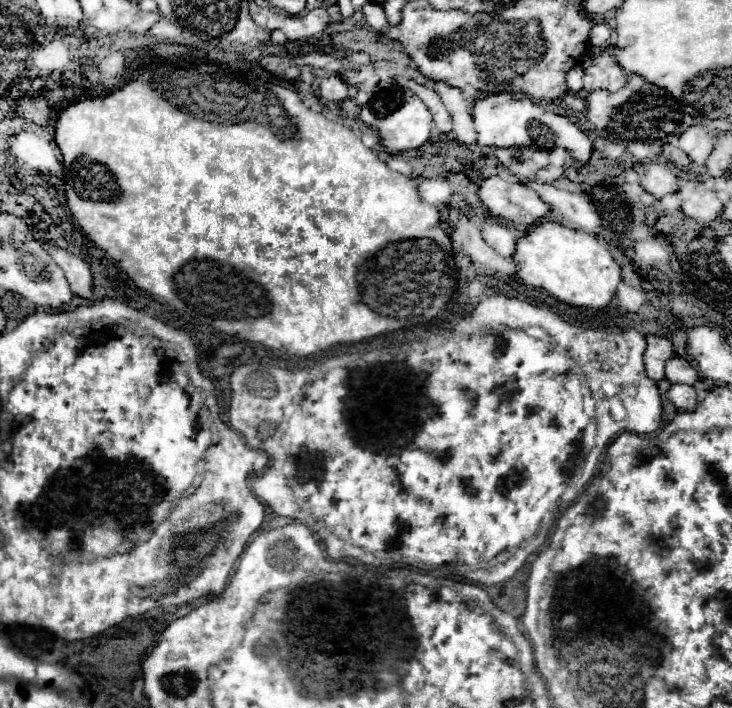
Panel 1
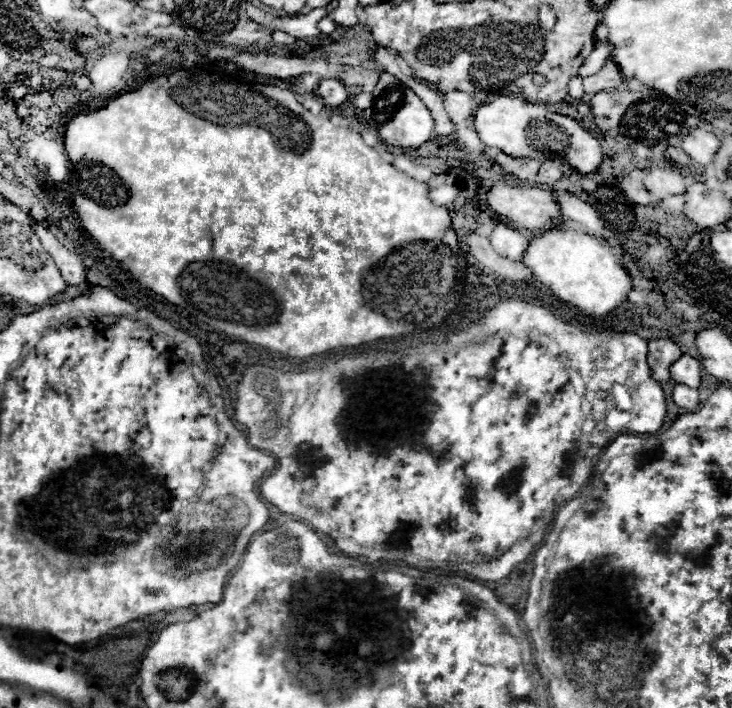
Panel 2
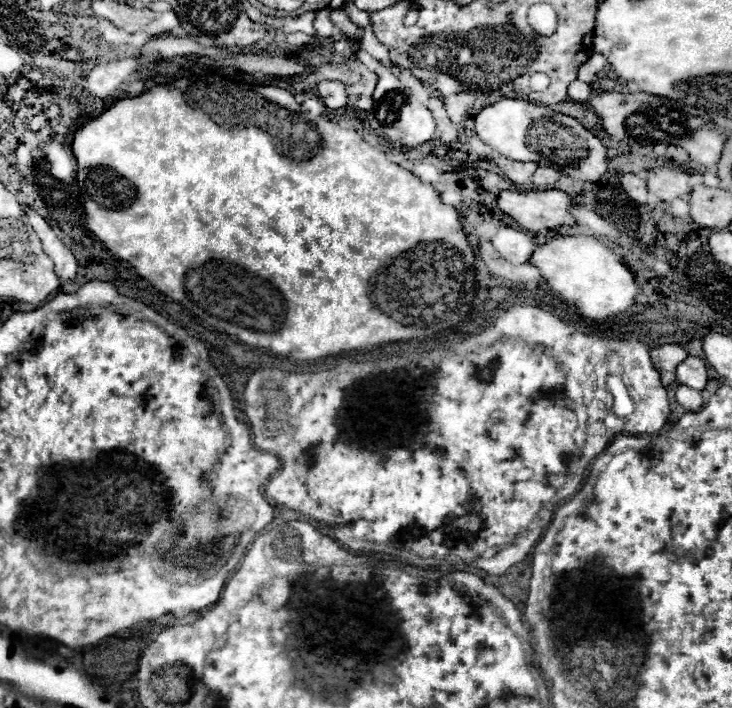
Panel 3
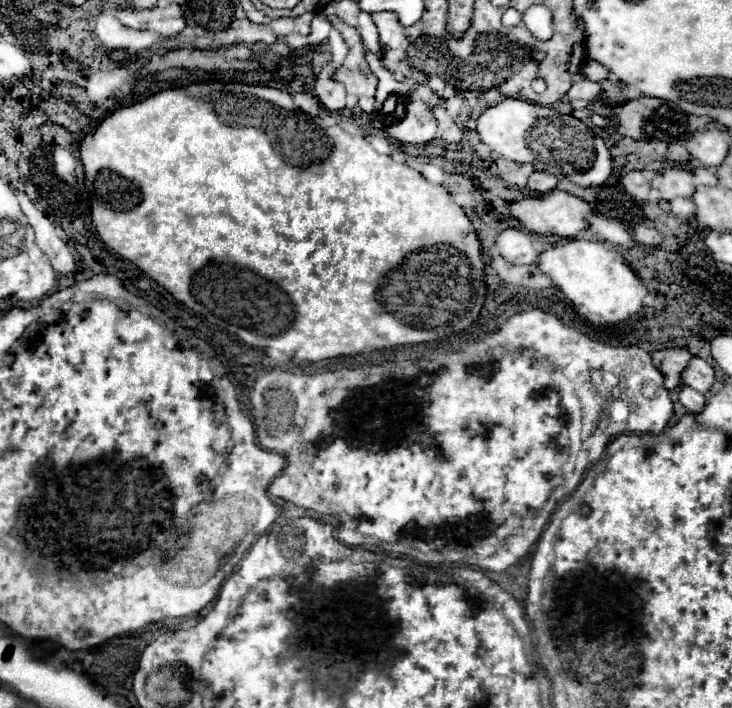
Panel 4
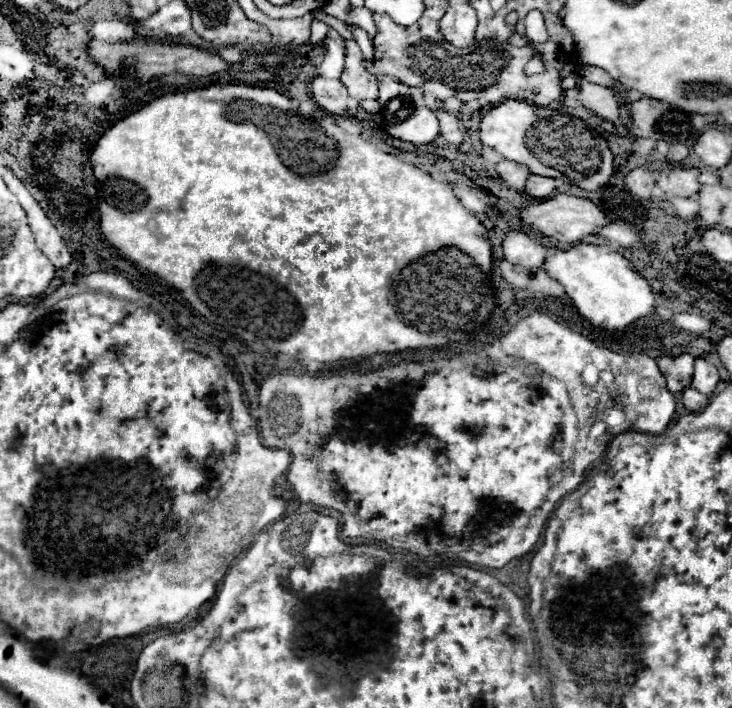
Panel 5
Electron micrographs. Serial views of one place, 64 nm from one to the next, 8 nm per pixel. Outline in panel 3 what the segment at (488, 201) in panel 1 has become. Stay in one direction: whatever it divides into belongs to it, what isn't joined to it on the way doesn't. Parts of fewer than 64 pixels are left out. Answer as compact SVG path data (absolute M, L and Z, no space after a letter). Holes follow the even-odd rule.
M504 190L498 196L498 208L530 232L574 226L576 218L570 212L572 206L572 198L562 190L538 190L524 194Z

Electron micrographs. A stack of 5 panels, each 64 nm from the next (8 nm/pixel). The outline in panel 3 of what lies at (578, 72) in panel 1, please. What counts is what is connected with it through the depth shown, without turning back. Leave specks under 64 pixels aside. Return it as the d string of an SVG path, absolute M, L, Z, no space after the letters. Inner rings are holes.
M574 80L568 88L568 98L572 98L572 100L588 100L590 96L592 96L592 84L590 82Z

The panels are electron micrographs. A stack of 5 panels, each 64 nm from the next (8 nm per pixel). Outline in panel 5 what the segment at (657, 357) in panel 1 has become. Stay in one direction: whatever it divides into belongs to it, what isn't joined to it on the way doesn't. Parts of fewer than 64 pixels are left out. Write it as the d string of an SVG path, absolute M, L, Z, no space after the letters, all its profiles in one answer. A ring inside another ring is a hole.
M682 354L678 358L670 358L670 356L656 358L656 364L658 364L660 372L664 374L666 386L670 392L682 392L682 390L686 390L686 386L692 384L694 362L696 362L696 358L690 354Z

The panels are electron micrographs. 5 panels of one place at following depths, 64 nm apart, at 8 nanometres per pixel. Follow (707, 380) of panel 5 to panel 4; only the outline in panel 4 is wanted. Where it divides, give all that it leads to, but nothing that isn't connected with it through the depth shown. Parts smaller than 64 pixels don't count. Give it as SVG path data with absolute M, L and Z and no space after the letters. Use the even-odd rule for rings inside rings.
M694 356L690 360L686 372L682 374L682 380L684 380L686 386L694 386L694 390L702 390L702 394L704 394L704 392L708 392L712 388L714 374L716 374L714 368L706 360Z

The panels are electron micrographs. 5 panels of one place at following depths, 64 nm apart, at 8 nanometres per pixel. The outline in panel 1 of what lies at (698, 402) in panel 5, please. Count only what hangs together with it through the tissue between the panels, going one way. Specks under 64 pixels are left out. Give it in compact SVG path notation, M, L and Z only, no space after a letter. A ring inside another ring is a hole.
M672 384L672 388L668 390L668 398L676 408L684 408L684 410L694 410L698 404L696 390L686 384Z

